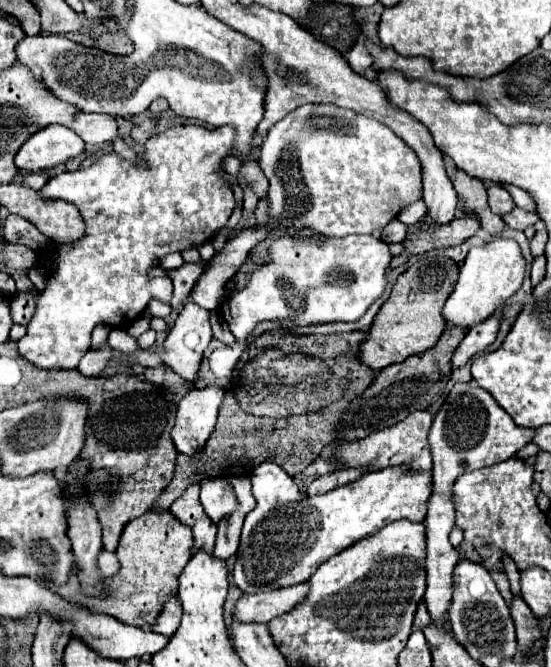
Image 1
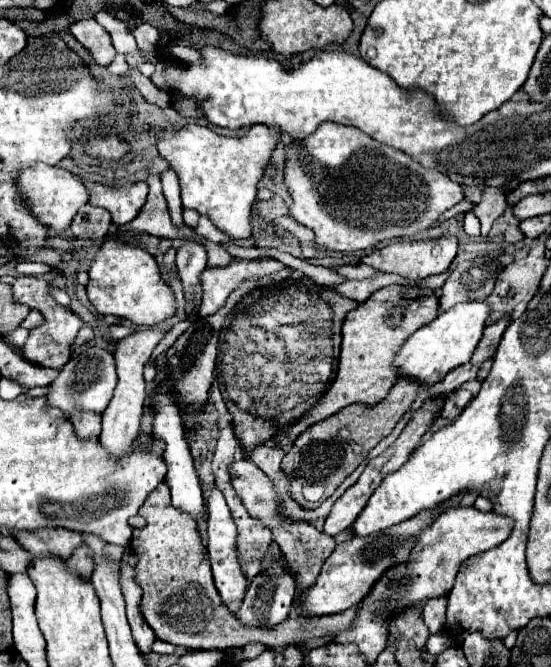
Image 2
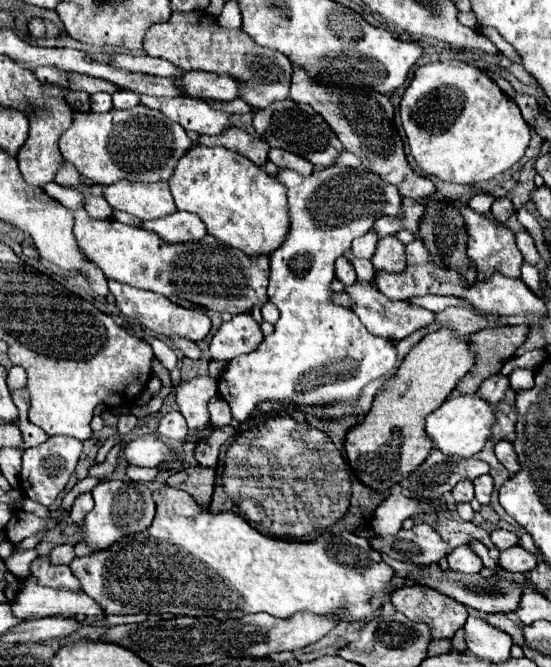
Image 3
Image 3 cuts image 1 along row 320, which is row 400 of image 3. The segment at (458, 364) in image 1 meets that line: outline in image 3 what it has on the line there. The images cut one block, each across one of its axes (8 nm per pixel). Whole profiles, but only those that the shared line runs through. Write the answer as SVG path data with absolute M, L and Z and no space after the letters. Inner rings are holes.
M494 374L494 376L490 376L488 380L484 380L484 382L480 384L480 388L476 390L476 394L478 394L482 400L486 400L490 406L494 406L494 404L498 404L498 402L504 398L508 386L510 386L510 384L508 384L508 376L498 376L498 374Z

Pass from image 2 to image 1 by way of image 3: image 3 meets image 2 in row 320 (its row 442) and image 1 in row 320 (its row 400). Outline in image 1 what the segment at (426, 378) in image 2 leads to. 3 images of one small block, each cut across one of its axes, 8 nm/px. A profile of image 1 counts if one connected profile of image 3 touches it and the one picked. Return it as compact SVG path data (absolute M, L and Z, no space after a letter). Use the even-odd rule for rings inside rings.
M496 238L484 246L476 246L468 252L464 264L460 266L458 282L448 296L442 316L446 324L458 326L462 330L470 330L472 326L490 318L514 292L520 290L524 280L524 258L520 256L520 248L514 240Z

